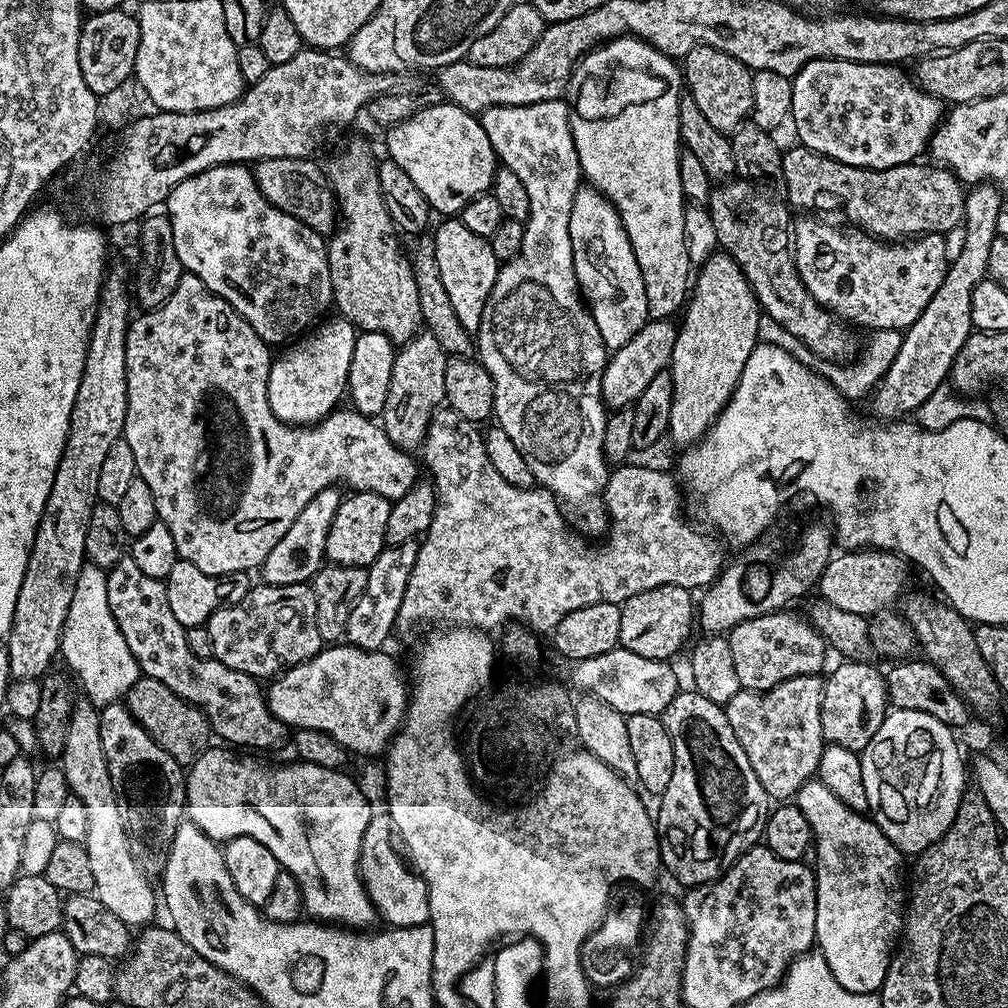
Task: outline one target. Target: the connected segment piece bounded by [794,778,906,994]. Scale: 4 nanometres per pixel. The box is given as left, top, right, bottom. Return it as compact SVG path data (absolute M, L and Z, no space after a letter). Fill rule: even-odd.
M818 778L808 780L796 792L794 802L802 810L802 814L806 814L806 818L812 827L814 837L814 856L820 860L824 860L818 867L821 877L832 876L832 904L836 907L836 933L833 936L817 935L815 947L826 958L826 966L830 966L830 974L834 974L834 978L838 982L838 986L842 986L846 990L850 990L854 994L866 994L867 992L879 993L882 982L886 978L886 970L890 966L894 949L897 947L898 941L901 939L904 930L904 921L906 919L906 884L900 881L900 860L902 853L890 842L890 838L886 838L886 834L882 834L882 830L869 818L865 813L855 812L850 806L846 806L846 802L842 802L842 798L838 798L830 790L826 790L826 786Z

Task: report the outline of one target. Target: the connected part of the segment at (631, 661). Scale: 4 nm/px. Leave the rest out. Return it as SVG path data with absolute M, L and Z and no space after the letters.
M617 646L606 654L598 654L598 658L575 661L571 665L570 684L573 689L581 688L581 693L595 696L597 700L606 702L606 706L618 710L626 717L634 714L660 716L682 688L672 666L671 663L662 660L642 658L642 654L634 654Z

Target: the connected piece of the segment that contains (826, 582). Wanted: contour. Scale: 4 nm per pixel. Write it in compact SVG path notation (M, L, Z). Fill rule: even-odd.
M879 550L841 551L839 554L833 555L827 566L822 570L818 585L819 599L825 600L831 606L836 606L849 614L867 618L875 617L877 614L891 609L893 607L892 603L896 599L896 603L901 599L902 593L905 591L904 583L908 580L908 572L904 567L906 567L905 561L894 552L882 552Z

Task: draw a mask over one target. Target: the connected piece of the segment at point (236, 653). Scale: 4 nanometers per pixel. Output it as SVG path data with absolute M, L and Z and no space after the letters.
M261 583L254 586L242 598L242 602L231 604L210 614L207 625L210 642L214 646L213 660L230 666L230 670L238 670L247 676L257 678L275 678L280 673L314 658L322 647L316 621L316 603L314 594L308 584L291 584L290 586L274 586Z

